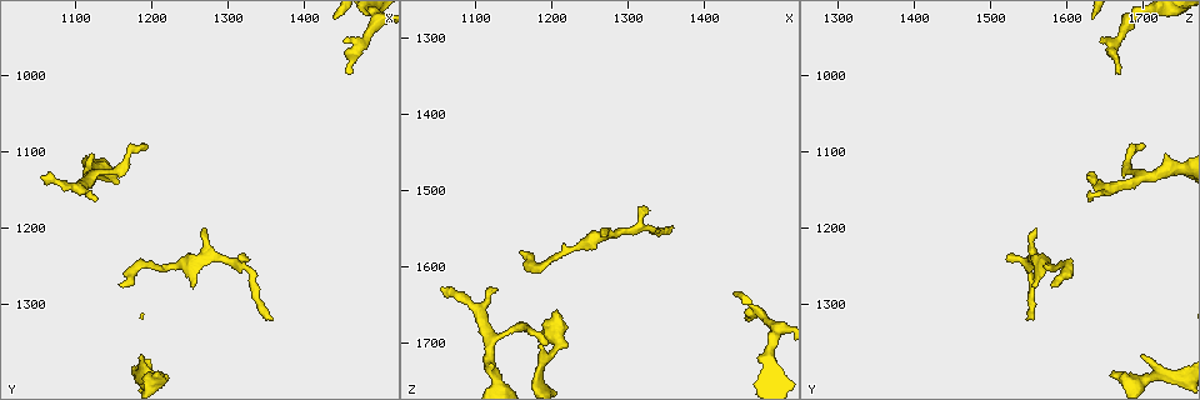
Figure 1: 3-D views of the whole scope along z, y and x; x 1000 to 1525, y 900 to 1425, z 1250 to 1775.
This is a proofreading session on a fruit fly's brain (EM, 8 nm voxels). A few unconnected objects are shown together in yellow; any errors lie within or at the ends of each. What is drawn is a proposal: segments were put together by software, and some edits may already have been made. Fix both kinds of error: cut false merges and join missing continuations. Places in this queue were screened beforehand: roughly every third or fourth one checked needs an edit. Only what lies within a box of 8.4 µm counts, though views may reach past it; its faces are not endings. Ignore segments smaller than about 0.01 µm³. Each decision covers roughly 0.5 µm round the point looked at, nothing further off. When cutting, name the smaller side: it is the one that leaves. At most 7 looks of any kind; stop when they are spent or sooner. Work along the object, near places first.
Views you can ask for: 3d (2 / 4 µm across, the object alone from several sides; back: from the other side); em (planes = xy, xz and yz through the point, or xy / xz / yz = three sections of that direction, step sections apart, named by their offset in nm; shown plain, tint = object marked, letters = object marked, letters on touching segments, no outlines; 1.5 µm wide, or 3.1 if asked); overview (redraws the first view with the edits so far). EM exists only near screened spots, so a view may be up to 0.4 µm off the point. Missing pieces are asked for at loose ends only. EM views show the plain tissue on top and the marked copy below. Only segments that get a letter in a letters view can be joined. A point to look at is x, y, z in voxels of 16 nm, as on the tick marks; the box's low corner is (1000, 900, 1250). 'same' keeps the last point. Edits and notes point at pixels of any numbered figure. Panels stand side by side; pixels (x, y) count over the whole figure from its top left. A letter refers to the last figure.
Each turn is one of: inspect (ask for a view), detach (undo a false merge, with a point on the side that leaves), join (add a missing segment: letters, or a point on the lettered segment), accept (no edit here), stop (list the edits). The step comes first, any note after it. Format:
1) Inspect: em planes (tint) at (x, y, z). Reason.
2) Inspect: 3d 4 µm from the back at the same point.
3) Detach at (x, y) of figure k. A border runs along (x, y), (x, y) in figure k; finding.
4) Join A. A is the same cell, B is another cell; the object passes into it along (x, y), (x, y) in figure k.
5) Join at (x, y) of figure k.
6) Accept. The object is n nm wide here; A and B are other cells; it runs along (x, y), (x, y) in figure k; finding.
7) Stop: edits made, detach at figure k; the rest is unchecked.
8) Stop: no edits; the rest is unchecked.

Inspect: em planes (tint) at (1460, 995, 1670). An open end.

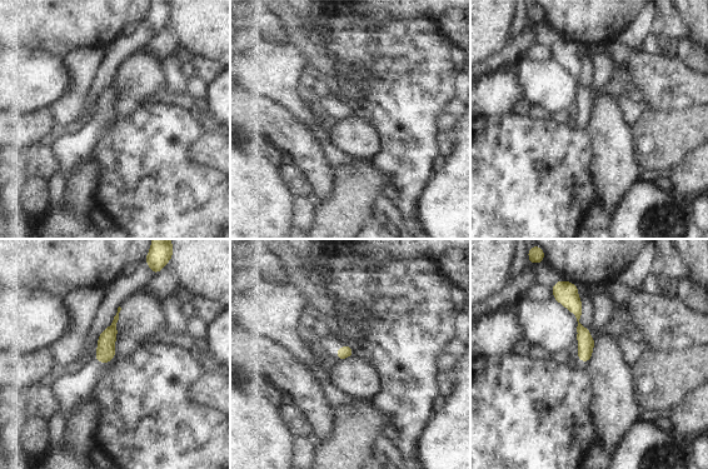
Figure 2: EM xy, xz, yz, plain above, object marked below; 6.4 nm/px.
Inspect: em planes (letters) at the same point.

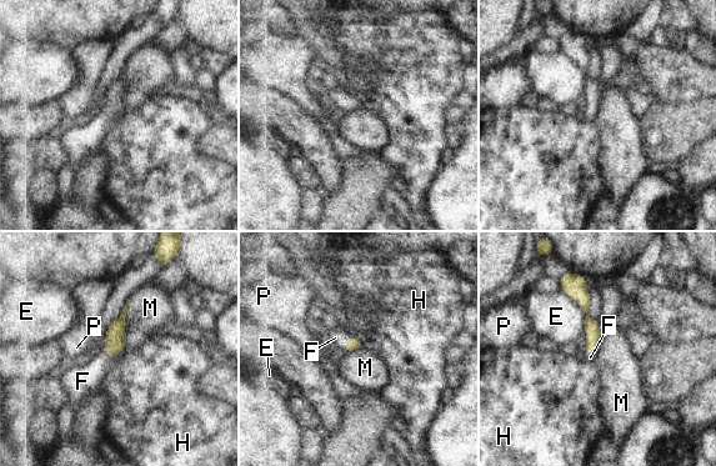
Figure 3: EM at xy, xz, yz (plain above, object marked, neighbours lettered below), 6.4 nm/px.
Join F. The longest contact is with M, 380 nm; F is the same cell, E, H, M and P are other cells; the object passes into it along (353, 344), (344, 344), (335, 337) in figure 3; the neuron continues.

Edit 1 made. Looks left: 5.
Inspect: em planes (tint) at (1195, 1250, 1590). Abrupt turn.

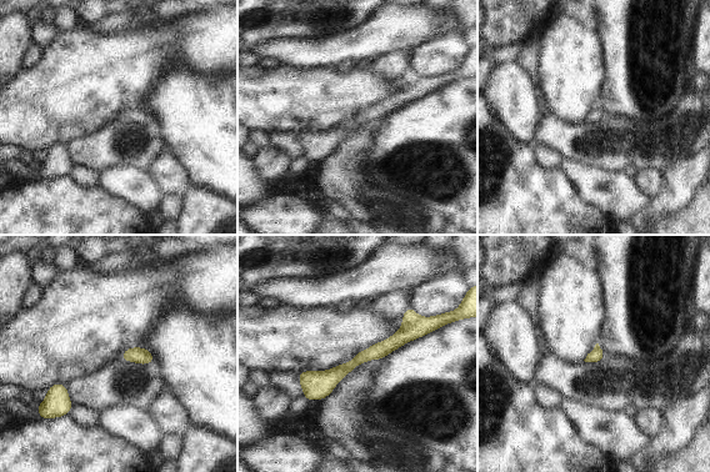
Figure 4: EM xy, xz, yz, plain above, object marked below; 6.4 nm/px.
Inspect: em planes (letters) at the same point.

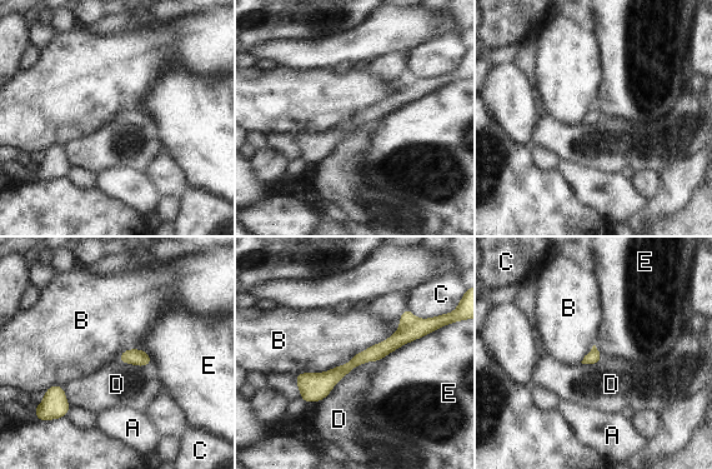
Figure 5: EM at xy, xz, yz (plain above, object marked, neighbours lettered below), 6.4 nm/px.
Accept. The object is 90 nm wide here; A, B, C, D and E are other cells; a border runs along (399, 327), (387, 338), (349, 359) in figure 5; continuous, no second neuron.

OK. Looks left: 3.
Inspect: overview. See it whole again.

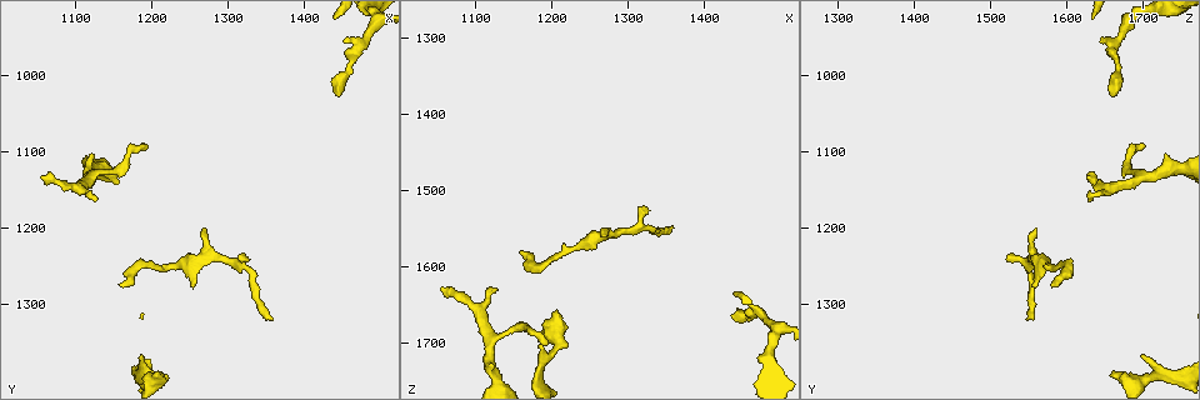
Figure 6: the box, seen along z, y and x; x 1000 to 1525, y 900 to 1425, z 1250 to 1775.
Inspect: em planes (letters) at (1355, 1315, 1545).

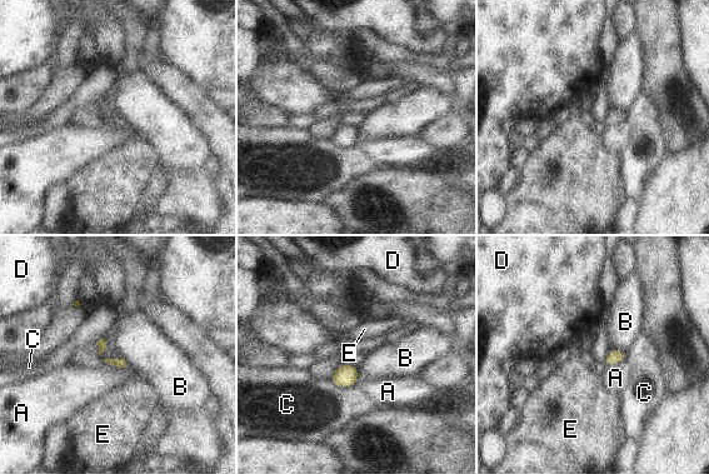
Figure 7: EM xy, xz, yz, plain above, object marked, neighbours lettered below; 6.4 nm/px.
Accept. The longest contact is with C, 170 nm; A, B, C, D and E are other cells; none of them fits.

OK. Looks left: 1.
Stop: edits made, join at figure 3; the rest is unchecked.

